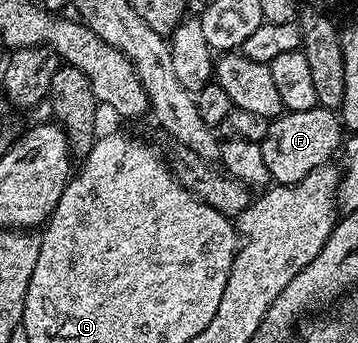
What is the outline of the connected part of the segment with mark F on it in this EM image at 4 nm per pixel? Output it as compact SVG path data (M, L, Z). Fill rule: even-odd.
M319 106L310 110L298 110L297 112L285 111L269 123L266 130L266 138L260 141L260 149L262 150L262 159L265 160L266 166L270 170L272 180L276 184L297 184L302 182L302 178L306 178L306 174L310 174L310 170L314 170L318 166L329 163L333 159L332 155L337 155L338 149L342 144L342 121L333 109L321 108Z

